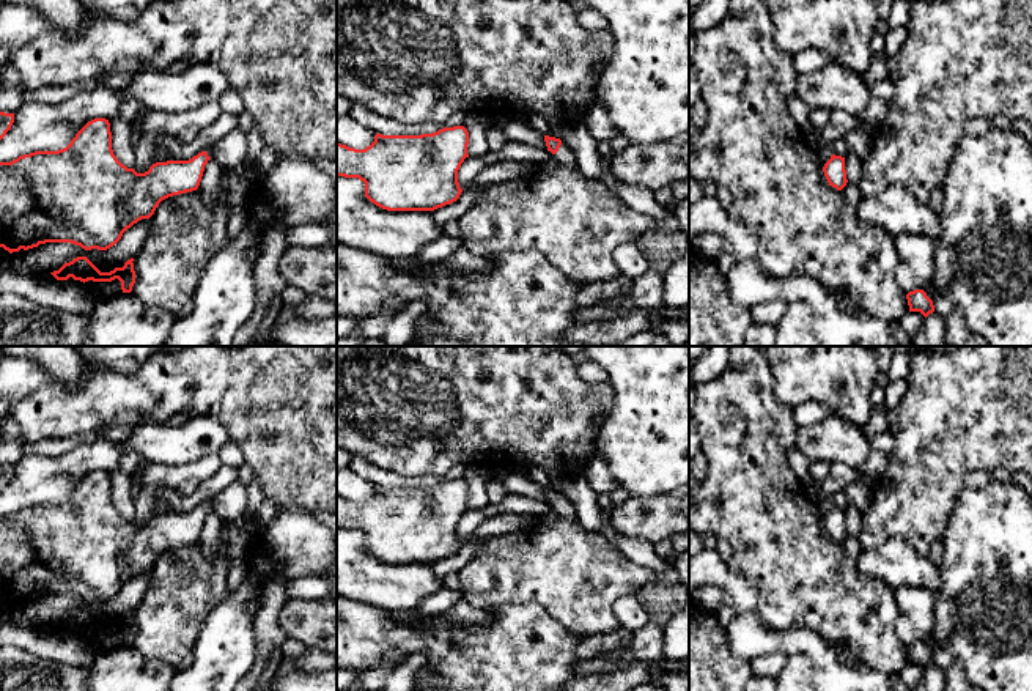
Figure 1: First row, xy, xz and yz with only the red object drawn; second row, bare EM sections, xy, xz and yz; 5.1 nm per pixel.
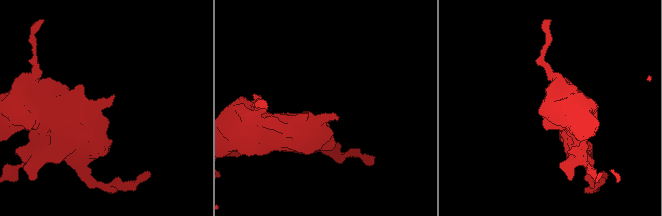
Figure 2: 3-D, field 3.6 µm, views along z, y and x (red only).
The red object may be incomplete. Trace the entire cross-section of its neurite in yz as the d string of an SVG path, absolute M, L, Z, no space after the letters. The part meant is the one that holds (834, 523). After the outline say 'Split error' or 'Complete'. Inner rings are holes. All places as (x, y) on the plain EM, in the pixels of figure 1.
M832 507L831 512L824 516L823 524L829 538L835 540L837 543L842 543L846 538L848 532L845 510Z. Complete

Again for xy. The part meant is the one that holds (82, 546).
M94 471L63 502L35 504L11 515L0 515L0 600L13 606L46 595L71 595L85 603L107 603L134 576L149 571L162 552L197 543L209 512L208 505L201 504L189 513L156 515L148 524L137 526L113 507L109 472Z. Complete

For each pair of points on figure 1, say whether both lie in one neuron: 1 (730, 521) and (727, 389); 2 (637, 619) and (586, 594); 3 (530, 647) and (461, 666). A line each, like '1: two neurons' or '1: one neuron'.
1: one neuron
2: two neurons
3: one neuron

